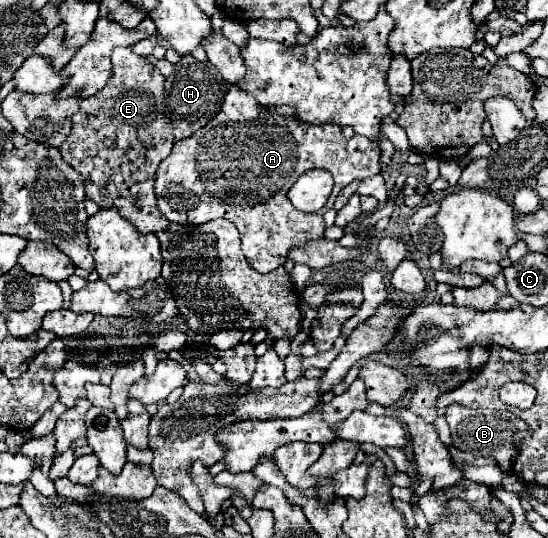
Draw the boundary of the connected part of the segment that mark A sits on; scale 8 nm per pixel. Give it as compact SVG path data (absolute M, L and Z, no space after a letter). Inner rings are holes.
M230 85L224 97L224 103L218 115L212 117L204 127L200 127L192 137L176 141L172 153L158 165L156 171L156 199L158 209L168 221L174 223L190 223L198 225L210 219L224 217L232 221L242 239L242 251L246 261L258 273L268 273L286 261L286 253L294 245L304 245L310 239L324 237L324 219L322 215L332 207L336 195L342 187L352 183L354 179L366 179L380 171L380 149L372 145L366 137L354 135L352 139L344 139L340 125L310 125L302 123L296 117L280 117L266 113L252 97L248 97L238 85ZM308 169L326 169L334 177L334 189L330 193L328 205L324 205L316 213L304 213L292 207L288 199L288 189L298 179L298 175Z

